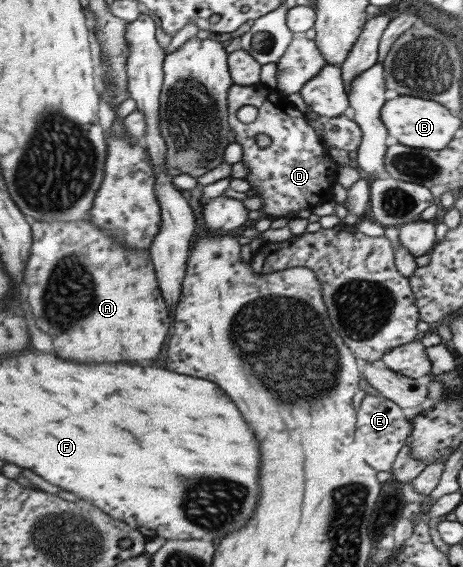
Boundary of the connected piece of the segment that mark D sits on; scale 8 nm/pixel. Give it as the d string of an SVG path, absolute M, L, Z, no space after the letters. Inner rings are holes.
M235 83L230 91L230 124L231 130L235 132L235 142L243 148L242 161L250 168L251 173L246 180L248 180L251 188L256 190L256 196L262 198L260 210L265 216L272 220L280 217L292 218L296 213L305 215L319 204L331 202L332 190L330 190L330 184L336 180L337 166L332 159L328 158L327 149L316 136L316 130L308 124L306 114L300 112L288 100L288 95L282 95L276 88L270 89L270 87L260 84L240 86ZM248 104L257 108L258 115L255 121L244 124L244 122L238 120L238 110L242 106L248 106ZM258 134L265 134L270 138L271 143L268 147L260 148L258 146L258 140L256 140Z

